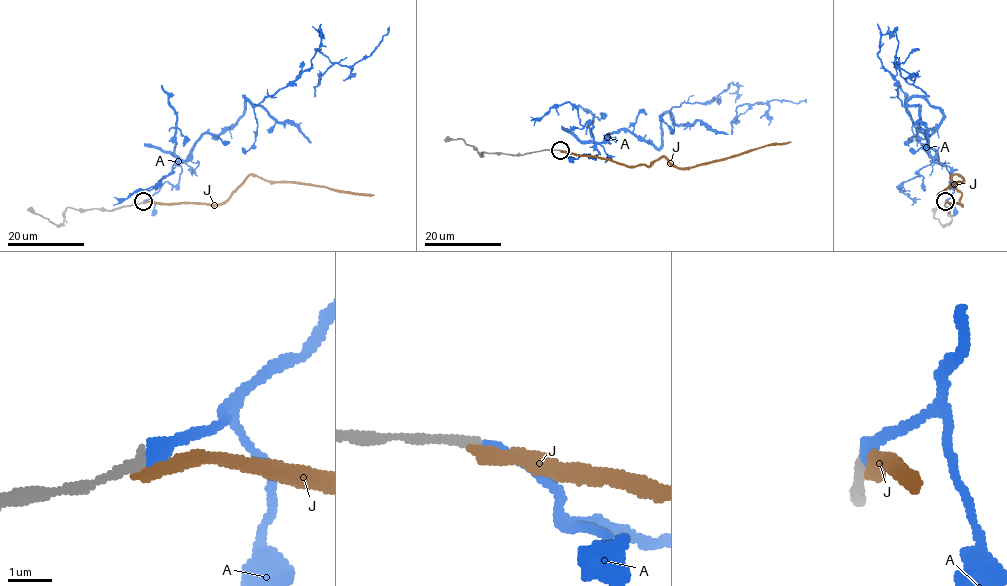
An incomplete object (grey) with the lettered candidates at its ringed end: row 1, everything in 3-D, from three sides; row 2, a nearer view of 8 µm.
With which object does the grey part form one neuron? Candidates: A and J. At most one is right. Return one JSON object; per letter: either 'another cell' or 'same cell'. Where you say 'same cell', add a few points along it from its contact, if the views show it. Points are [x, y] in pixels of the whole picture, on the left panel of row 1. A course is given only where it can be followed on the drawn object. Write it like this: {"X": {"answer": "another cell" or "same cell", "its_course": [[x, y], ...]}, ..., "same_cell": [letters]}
{"A": {"answer": "same cell", "its_course": [[144, 201], [235, 123], [244, 96], [352, 66], [389, 27]]}, "J": {"answer": "another cell"}, "same_cell": ["A"]}

